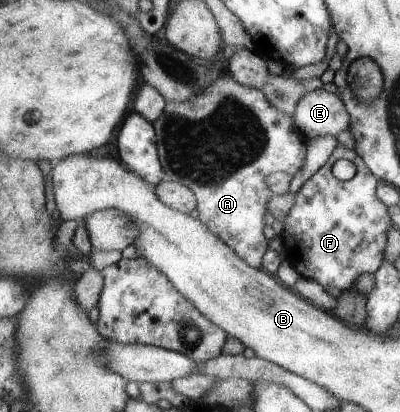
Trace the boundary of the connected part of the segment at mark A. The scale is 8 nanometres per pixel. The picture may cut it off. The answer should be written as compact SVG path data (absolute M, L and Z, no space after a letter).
M224 71L205 90L191 95L185 102L166 101L163 112L152 125L165 179L189 188L196 196L195 217L249 266L262 269L263 255L270 248L270 240L263 233L265 214L267 202L273 195L267 177L279 172L294 175L306 157L306 140L294 125L292 116L273 106L260 90L240 85Z

